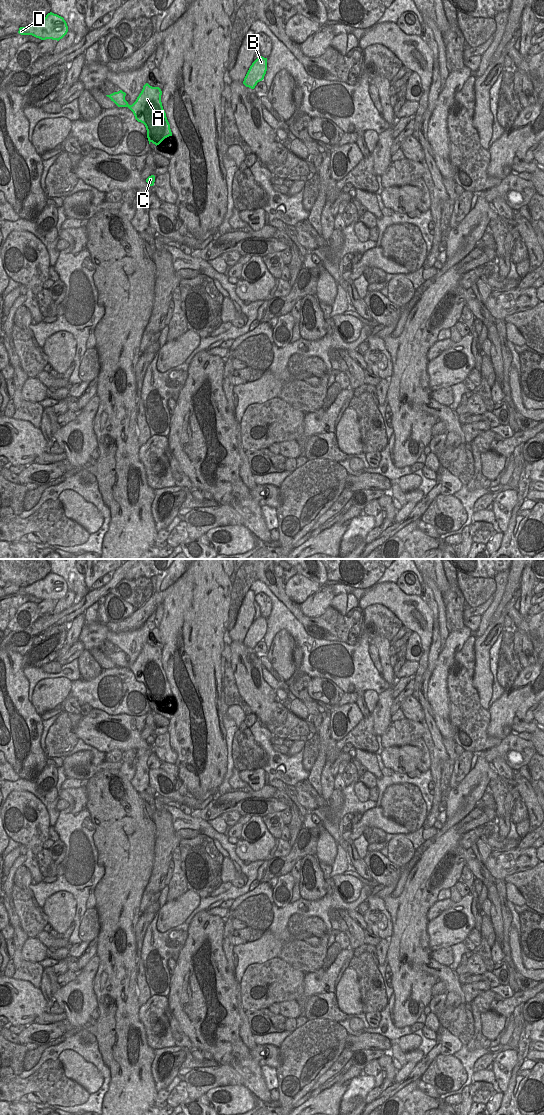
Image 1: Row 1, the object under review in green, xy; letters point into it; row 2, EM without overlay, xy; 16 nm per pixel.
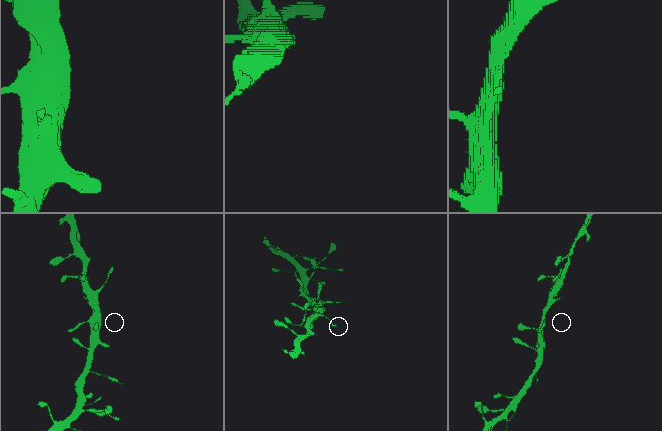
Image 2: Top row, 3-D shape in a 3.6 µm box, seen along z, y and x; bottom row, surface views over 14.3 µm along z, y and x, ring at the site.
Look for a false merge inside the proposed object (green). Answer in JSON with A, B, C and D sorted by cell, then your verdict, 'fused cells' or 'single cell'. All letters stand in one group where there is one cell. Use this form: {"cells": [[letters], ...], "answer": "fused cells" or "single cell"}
{"cells": [["A", "B", "C", "D"]], "answer": "single cell"}

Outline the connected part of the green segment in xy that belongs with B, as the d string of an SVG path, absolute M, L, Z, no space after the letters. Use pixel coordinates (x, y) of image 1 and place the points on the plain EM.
M262 616L258 617L250 626L243 644L246 647L254 649L258 642L264 639L267 631L267 618Z

